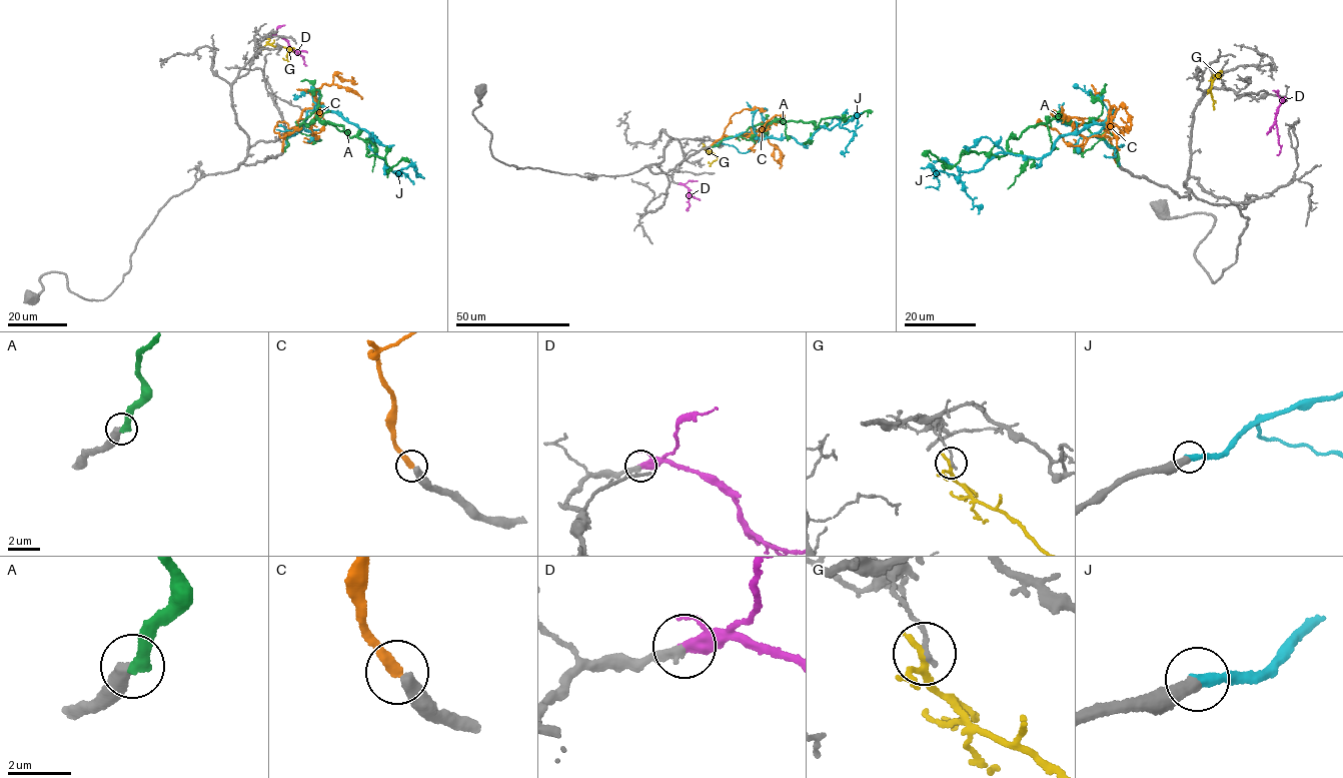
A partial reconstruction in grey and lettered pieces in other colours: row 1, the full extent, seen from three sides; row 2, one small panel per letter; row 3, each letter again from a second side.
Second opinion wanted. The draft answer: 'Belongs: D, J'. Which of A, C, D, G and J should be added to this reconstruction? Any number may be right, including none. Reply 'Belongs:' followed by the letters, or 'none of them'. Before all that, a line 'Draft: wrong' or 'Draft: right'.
Draft: right
Belongs: D, J

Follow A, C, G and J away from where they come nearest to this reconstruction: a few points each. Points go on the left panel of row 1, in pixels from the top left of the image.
A: (283, 151), (289, 134), (316, 118), (343, 126), (366, 143), (366, 156), (383, 158), (390, 168), (409, 161)
C: (282, 151), (283, 134), (314, 106), (314, 92), (335, 74), (352, 76)
G: (262, 47), (268, 44), (288, 48), (287, 63)
J: (283, 151), (307, 111), (323, 106), (367, 130), (370, 150), (388, 169), (410, 164), (424, 178)

